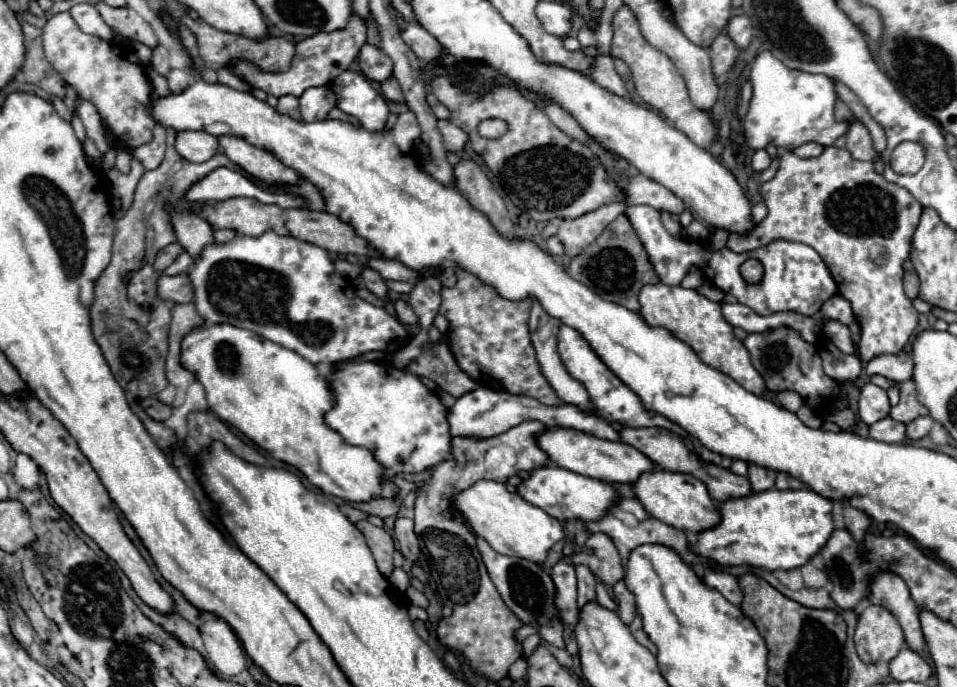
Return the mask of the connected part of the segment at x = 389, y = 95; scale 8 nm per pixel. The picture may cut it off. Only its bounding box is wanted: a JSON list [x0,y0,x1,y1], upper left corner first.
[380,77,404,101]

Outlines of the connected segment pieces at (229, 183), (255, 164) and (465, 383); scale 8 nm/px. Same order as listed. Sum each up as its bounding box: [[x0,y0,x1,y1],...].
[[186,167,306,207],[218,135,300,183],[408,341,478,399]]

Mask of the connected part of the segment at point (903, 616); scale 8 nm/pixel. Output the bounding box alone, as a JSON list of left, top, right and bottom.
[868,573,926,653]

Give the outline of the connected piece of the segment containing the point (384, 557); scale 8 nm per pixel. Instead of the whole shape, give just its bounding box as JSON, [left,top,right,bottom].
[356,521,394,577]

